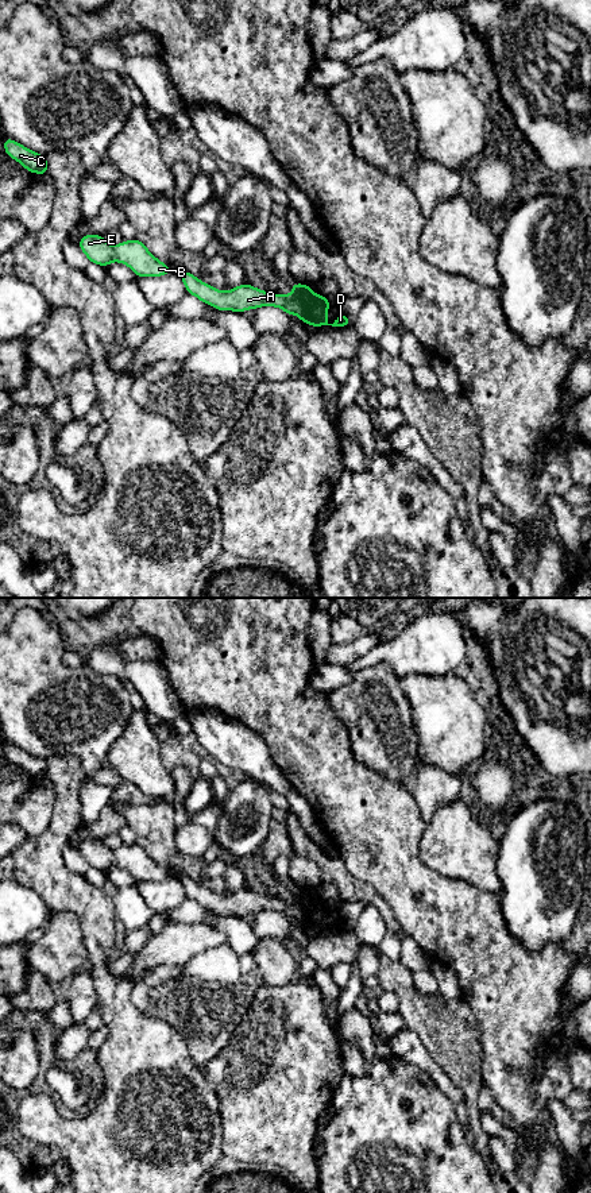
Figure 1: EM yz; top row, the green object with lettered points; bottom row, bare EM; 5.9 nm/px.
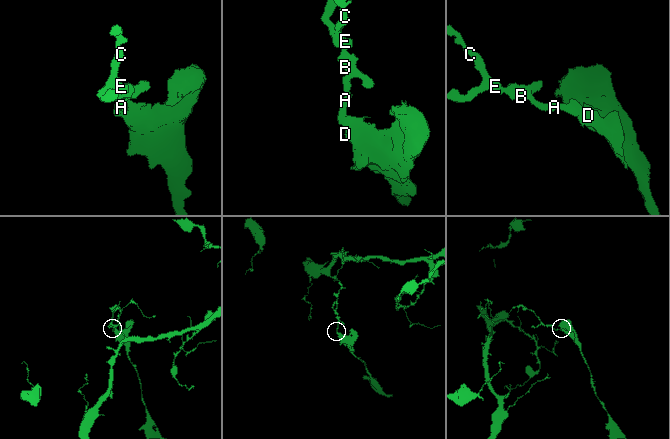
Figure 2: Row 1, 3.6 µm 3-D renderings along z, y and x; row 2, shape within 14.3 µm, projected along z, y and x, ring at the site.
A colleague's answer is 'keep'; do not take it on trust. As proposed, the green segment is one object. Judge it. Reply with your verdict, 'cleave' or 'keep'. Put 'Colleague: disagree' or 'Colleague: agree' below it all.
cleave
Colleague: disagree

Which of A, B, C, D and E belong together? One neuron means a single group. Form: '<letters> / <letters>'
A B C E / D

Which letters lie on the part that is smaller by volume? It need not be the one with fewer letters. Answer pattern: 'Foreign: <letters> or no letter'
Foreign: D

